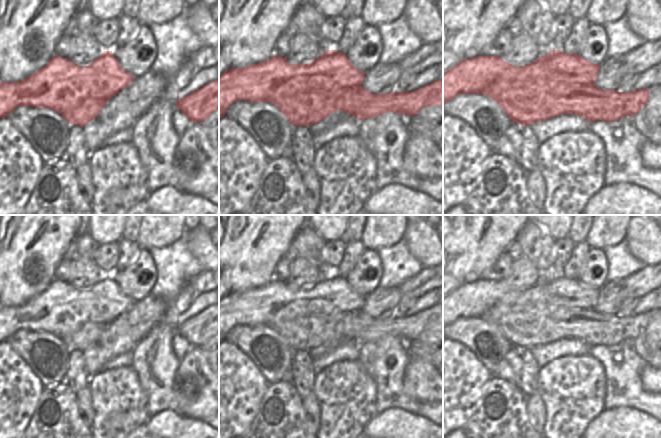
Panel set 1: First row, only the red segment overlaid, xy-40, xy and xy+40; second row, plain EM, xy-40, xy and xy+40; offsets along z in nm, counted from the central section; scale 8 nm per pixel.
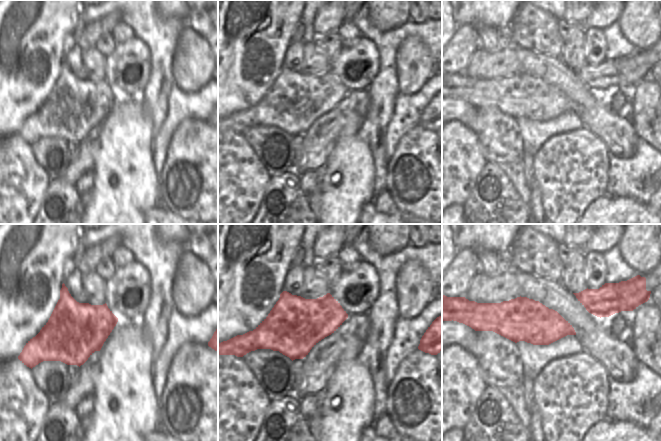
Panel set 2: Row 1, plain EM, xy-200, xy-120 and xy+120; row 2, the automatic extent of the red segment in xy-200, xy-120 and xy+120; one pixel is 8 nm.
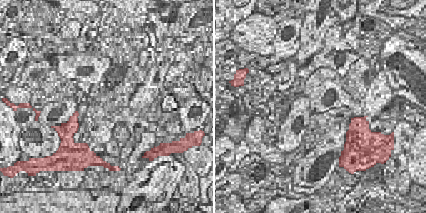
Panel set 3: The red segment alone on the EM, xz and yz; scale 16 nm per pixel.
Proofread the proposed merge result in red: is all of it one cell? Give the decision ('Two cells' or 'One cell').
Two cells.

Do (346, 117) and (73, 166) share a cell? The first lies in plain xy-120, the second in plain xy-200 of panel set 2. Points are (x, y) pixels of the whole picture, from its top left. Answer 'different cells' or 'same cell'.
same cell

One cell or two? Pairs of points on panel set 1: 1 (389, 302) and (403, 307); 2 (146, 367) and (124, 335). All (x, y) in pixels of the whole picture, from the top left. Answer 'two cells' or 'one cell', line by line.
1: two cells
2: two cells

